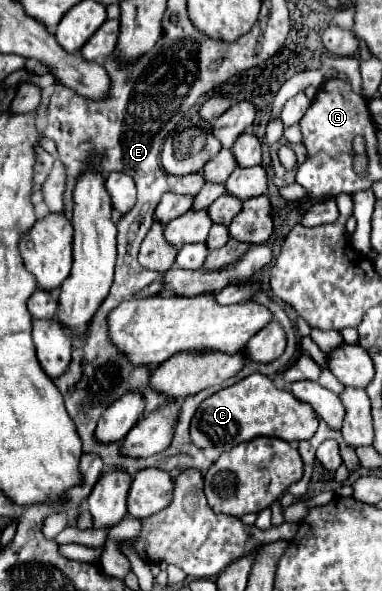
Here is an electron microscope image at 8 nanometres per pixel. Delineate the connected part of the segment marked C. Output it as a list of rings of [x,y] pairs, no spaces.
[[[253,373],[237,381],[235,385],[225,387],[207,397],[199,405],[191,421],[191,441],[201,449],[215,447],[217,451],[229,451],[235,445],[251,441],[253,437],[259,435],[279,437],[283,441],[293,443],[313,437],[315,431],[317,431],[317,415],[313,413],[313,407],[305,405],[303,401],[297,401],[285,389],[277,389],[275,383],[261,373]]]

